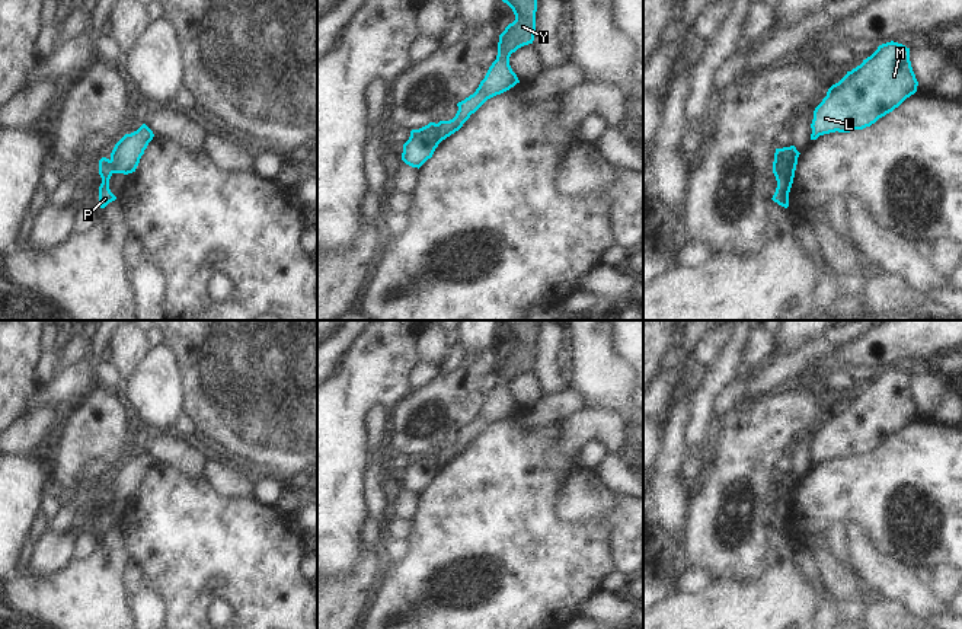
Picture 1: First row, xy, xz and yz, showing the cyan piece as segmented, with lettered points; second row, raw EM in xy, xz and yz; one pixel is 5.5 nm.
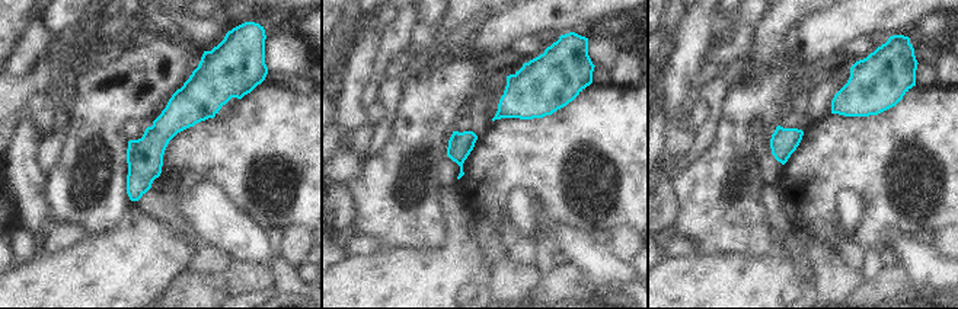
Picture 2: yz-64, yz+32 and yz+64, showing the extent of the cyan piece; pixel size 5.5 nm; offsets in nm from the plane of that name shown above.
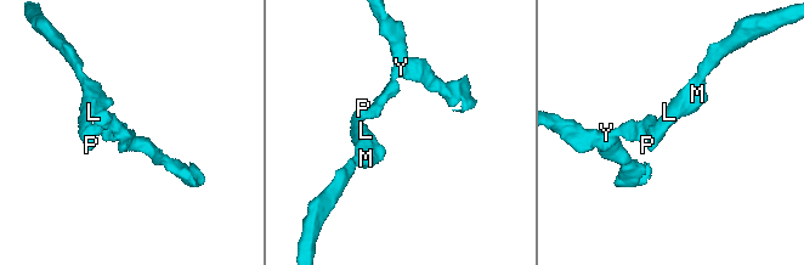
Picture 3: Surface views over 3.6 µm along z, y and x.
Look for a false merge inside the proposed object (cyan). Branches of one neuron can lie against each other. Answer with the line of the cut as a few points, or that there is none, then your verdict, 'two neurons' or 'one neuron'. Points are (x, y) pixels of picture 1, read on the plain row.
yz (799, 479), (783, 495), (773, 495) | two neurons

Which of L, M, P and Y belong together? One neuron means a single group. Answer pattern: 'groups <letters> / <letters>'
groups L M P / Y

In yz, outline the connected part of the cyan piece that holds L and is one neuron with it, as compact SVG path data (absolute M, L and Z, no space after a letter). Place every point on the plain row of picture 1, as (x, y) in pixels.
M886 368L832 411L814 437L811 466L875 450L917 418L910 374Z

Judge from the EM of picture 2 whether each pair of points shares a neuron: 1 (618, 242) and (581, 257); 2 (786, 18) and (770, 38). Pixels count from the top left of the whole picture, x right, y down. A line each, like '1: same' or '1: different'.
1: different
2: same

